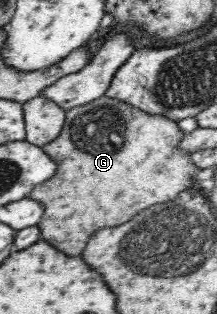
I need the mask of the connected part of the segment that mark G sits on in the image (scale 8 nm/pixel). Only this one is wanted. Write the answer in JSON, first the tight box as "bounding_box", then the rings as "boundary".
{"bounding_box":[28,95,198,255],"boundary":[[[106,95],[68,109],[61,133],[42,147],[56,163],[55,175],[40,183],[28,196],[44,205],[45,213],[38,223],[43,239],[67,255],[81,255],[87,239],[97,229],[127,223],[148,207],[175,201],[181,191],[191,191],[196,179],[193,173],[198,167],[193,163],[193,153],[180,148],[186,135],[177,121],[164,115],[151,115],[131,103]]]}

